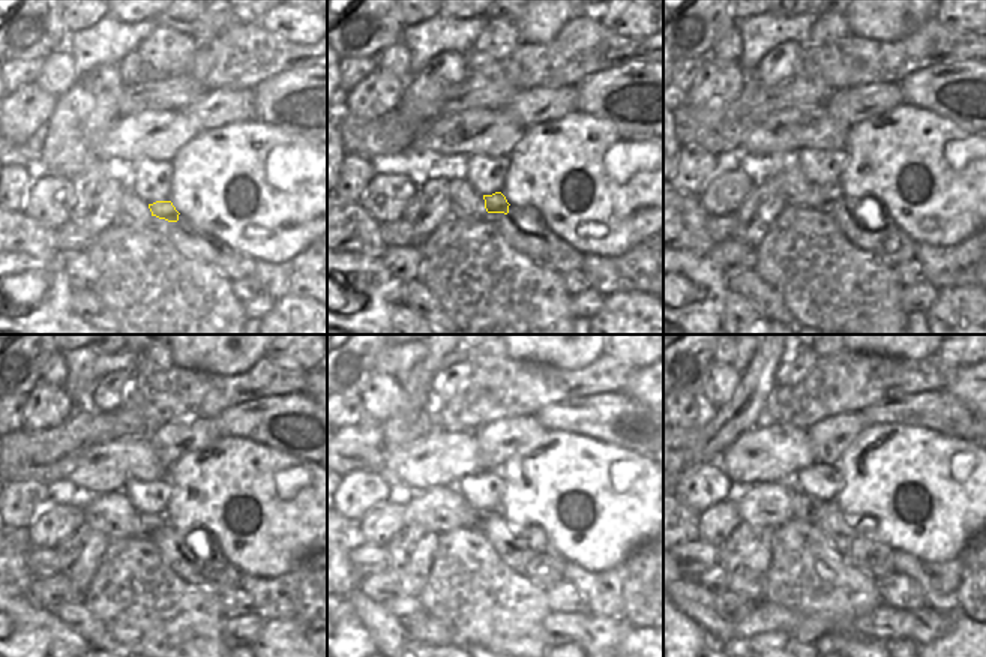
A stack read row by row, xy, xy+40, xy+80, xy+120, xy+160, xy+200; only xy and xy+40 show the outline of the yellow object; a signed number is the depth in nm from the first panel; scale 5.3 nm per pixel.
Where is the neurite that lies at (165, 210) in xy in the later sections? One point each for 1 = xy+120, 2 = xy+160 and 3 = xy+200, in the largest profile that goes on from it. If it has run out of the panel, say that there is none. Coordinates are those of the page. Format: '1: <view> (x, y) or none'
1: xy+120 (150, 522)
2: xy+160 (477, 516)
3: xy+200 (803, 507)

